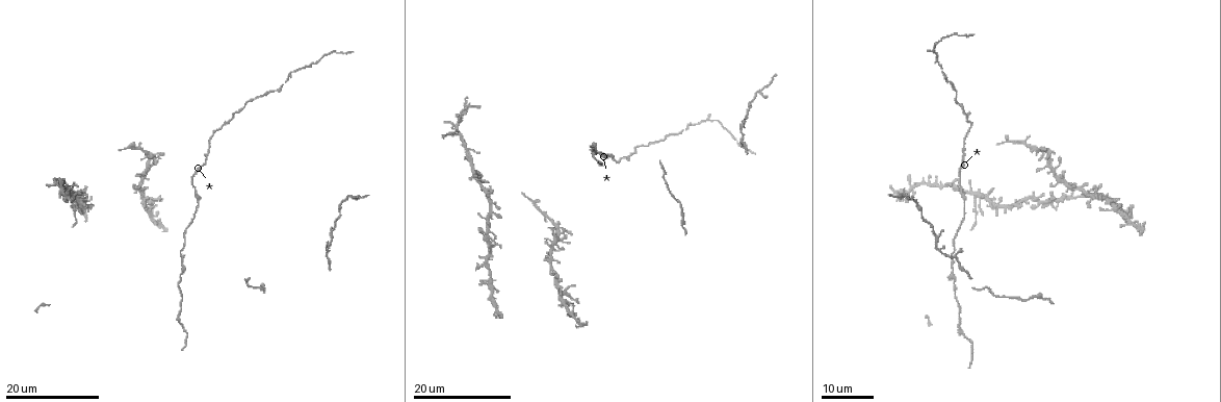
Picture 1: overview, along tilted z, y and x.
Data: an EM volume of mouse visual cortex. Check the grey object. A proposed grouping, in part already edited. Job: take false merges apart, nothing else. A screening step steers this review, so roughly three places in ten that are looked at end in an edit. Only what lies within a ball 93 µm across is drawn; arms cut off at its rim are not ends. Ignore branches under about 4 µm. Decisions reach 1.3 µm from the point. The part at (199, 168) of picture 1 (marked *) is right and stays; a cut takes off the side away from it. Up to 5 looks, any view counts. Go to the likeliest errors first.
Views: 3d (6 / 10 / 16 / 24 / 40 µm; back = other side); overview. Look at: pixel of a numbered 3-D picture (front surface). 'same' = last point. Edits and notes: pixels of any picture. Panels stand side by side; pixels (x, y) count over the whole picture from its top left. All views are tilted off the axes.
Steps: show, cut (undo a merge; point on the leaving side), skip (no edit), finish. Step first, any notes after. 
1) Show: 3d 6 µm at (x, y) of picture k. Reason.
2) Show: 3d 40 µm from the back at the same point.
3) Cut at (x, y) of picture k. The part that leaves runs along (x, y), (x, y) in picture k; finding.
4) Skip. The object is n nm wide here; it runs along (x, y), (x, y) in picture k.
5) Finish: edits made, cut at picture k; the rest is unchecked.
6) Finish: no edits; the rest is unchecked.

Show: 3d 24 µm at (554, 227) of picture 1. A fork.

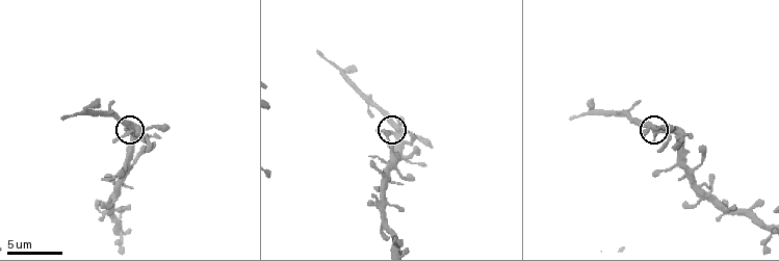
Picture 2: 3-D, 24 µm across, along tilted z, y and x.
Show: 3d 10 µm at (133, 123) of picture 2. Closer look.

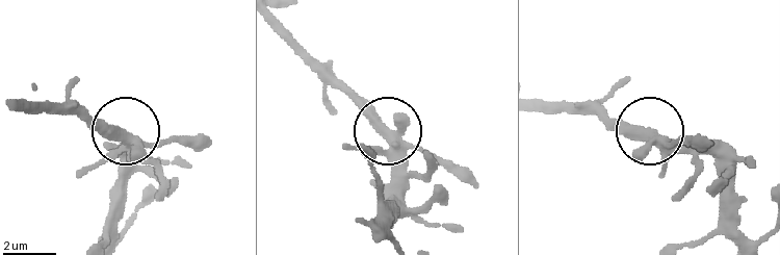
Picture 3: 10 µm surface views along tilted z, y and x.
Skip. The object is 330 nm wide here; continuous, no second neuron.

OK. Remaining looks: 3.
Show: 3d 16 µm at (147, 202) of picture 1. Thin arm on a thick one.

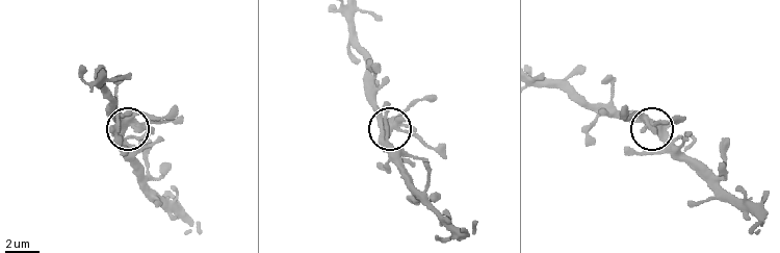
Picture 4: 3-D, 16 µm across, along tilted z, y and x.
Show: 3d 10 µm at (129, 121) of picture 4. Zoom in.

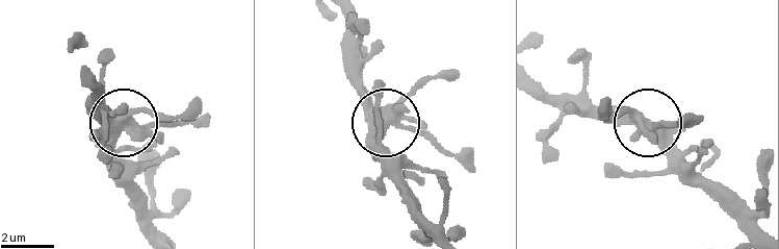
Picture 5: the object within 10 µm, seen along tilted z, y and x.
Skip. The object is 430 nm wide here; it runs along (340, 11), (369, 105), (462, 153) in picture 5; one neuron here.

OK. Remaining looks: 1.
Finish: no edits; the rest is unchecked.

